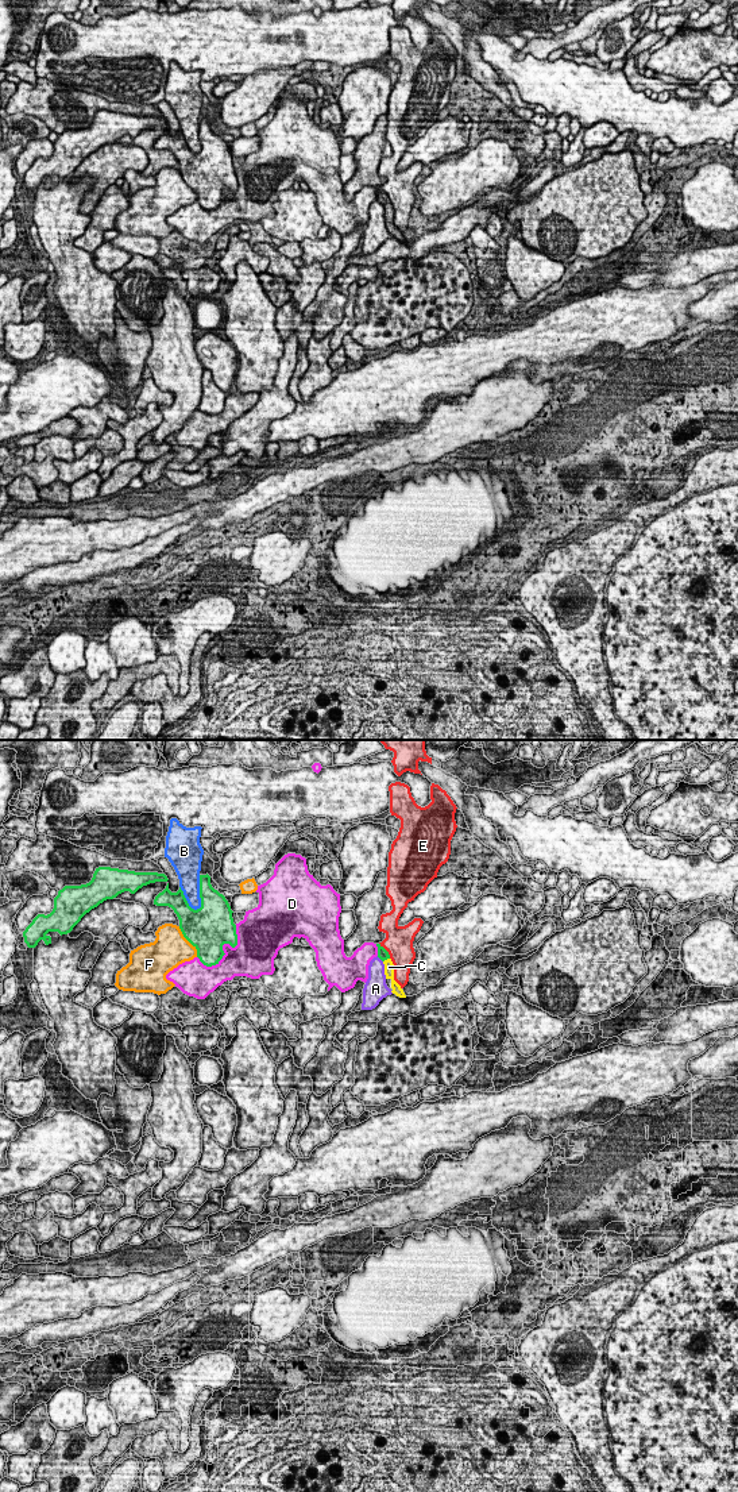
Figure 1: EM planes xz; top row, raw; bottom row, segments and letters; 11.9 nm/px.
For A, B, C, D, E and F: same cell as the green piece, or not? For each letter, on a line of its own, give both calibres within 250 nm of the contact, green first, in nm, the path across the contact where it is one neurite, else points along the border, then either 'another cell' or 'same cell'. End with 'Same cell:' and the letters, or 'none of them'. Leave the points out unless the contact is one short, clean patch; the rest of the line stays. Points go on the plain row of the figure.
A: calibres 130 and 220 nm; another cell
B: calibres 360 and 260 nm; another cell
C: calibres 130 and 130 nm; same cell
D: calibres 500 and 300 nm; another cell
E: calibres 130 and 340 nm; another cell
F: calibres 480 and 420 nm; another cell
Same cell: C

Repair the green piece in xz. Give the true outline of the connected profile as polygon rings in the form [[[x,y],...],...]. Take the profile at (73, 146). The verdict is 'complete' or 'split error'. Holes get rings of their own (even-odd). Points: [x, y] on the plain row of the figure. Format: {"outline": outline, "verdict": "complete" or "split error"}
{"outline": [[[111,111],[96,112],[89,127],[81,130],[65,130],[54,142],[54,153],[50,158],[38,158],[23,176],[28,192],[35,192],[40,184],[51,188],[49,176],[67,178],[92,153],[107,143],[113,143],[124,135],[135,138],[143,130],[155,126],[167,126],[165,117],[135,116]]], "verdict": "complete"}

